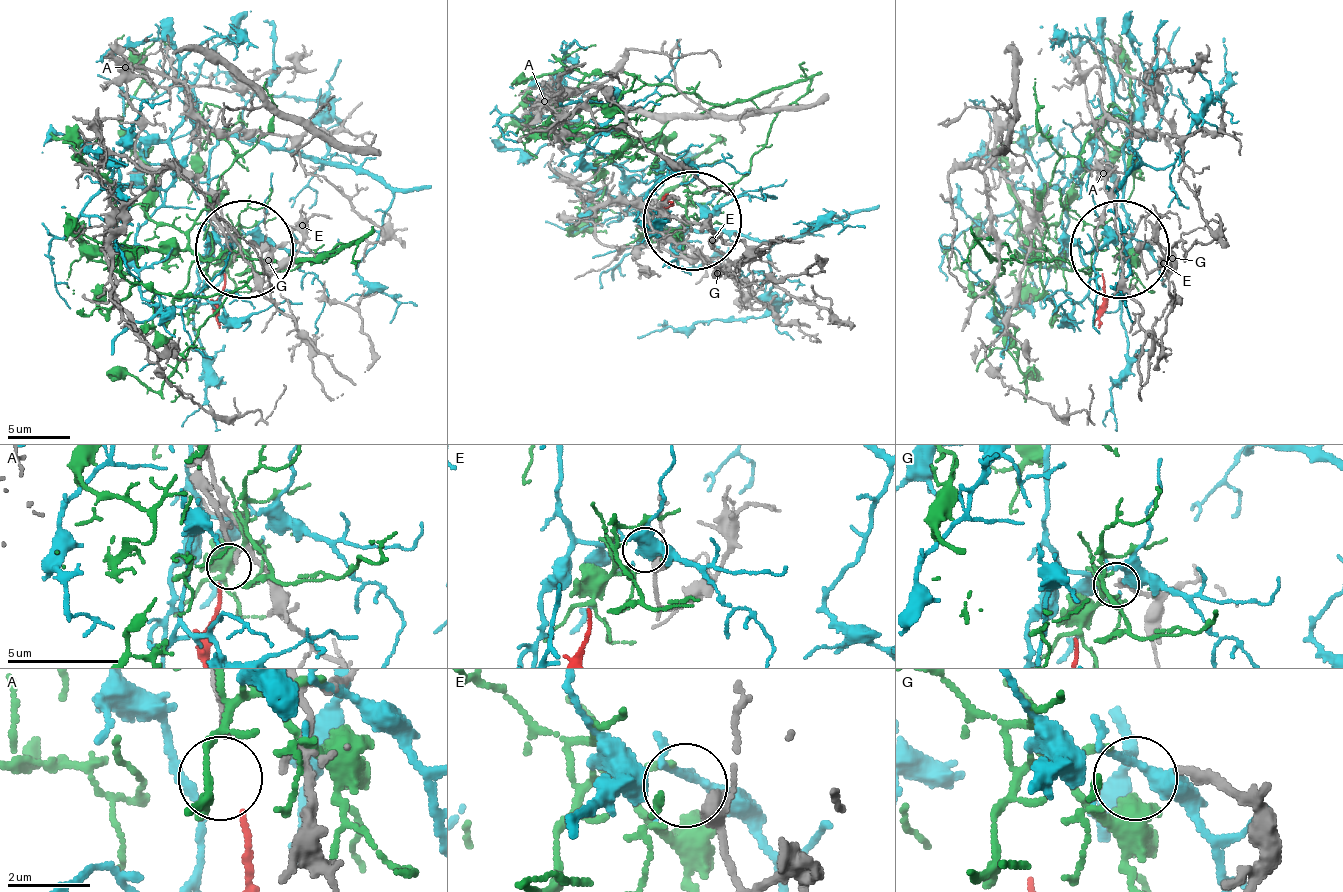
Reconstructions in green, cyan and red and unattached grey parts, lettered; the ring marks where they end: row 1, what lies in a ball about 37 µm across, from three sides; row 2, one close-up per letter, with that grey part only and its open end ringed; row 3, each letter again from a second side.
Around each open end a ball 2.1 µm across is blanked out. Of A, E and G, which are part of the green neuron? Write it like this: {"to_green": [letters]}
{"to_green": ["E"]}

